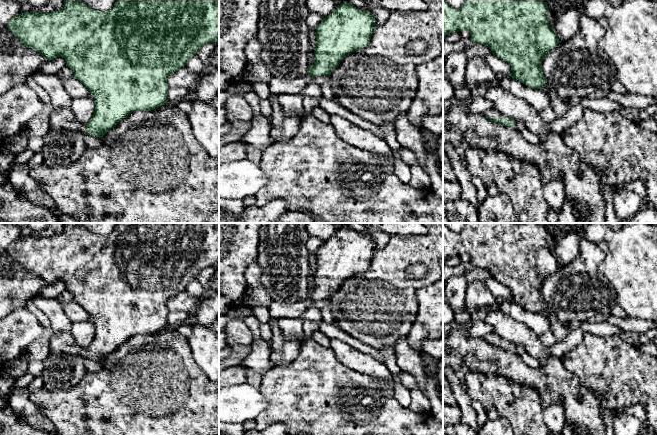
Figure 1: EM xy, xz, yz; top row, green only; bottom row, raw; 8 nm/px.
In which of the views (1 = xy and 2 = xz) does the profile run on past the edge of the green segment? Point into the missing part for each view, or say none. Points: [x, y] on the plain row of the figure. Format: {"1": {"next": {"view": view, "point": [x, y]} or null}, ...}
{"1": {"next": {"view": "xy", "point": [64, 342]}}, "2": {"next": null}}

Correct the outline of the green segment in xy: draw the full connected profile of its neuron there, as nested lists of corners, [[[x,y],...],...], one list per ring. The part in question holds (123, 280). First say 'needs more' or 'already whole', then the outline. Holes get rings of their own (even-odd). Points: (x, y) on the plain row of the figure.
needs more | [[[64,223],[64,229],[58,235],[51,237],[24,236],[12,242],[6,250],[26,272],[34,273],[46,284],[50,285],[56,281],[62,281],[66,290],[73,294],[74,301],[89,313],[95,324],[94,339],[87,348],[79,346],[71,332],[53,333],[49,343],[51,352],[71,353],[82,356],[85,359],[101,362],[132,336],[151,335],[168,327],[167,315],[169,310],[167,301],[185,291],[188,284],[196,279],[204,269],[219,265],[219,223],[118,223],[114,230],[106,236],[94,234],[77,223]]]

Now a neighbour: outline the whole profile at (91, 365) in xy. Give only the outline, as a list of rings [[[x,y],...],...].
[[[85,359],[85,366],[87,371],[99,371],[101,369],[101,362]]]

